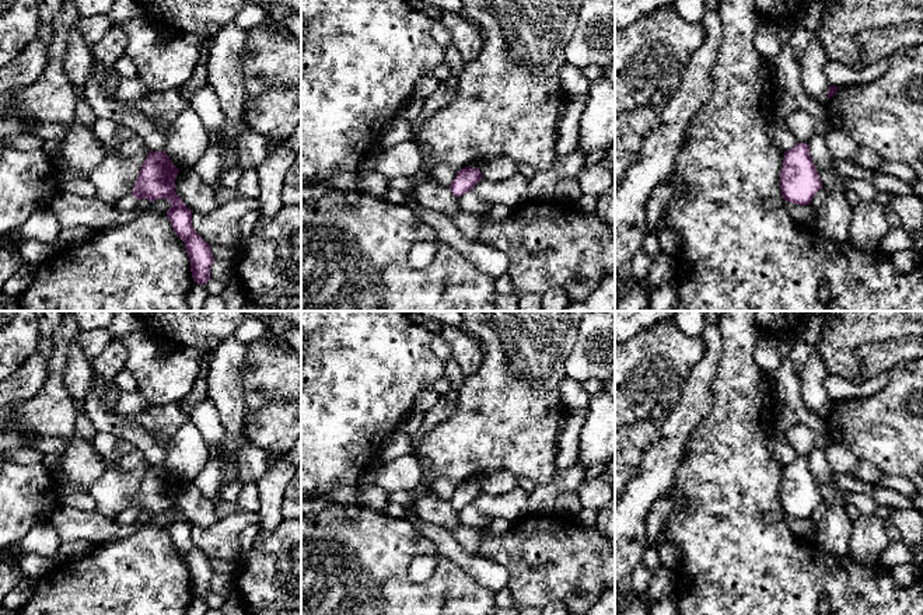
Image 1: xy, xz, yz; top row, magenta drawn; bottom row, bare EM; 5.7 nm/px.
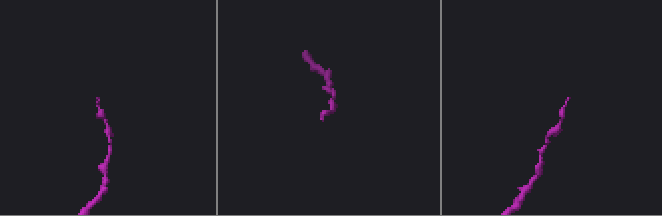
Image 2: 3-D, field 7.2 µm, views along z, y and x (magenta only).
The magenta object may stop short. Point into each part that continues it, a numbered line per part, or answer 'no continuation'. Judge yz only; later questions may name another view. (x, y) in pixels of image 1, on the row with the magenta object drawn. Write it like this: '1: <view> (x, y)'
no continuation

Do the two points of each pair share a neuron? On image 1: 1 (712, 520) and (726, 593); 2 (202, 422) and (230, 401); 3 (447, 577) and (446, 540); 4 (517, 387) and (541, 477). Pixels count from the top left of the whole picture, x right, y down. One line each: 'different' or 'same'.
1: same
2: different
3: different
4: same

